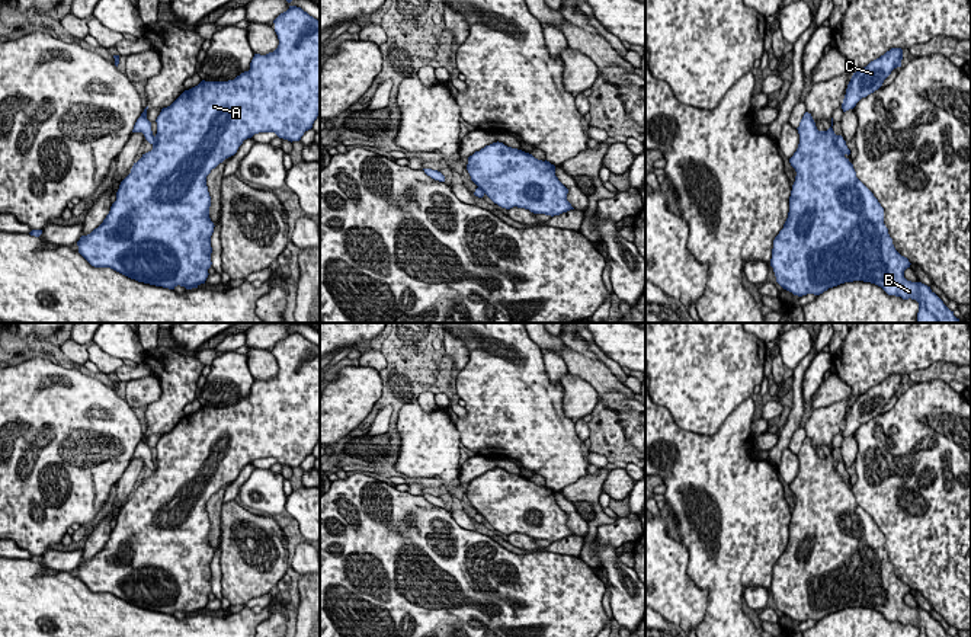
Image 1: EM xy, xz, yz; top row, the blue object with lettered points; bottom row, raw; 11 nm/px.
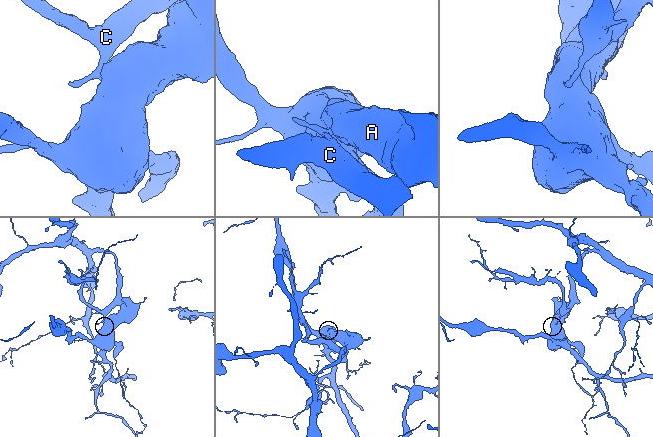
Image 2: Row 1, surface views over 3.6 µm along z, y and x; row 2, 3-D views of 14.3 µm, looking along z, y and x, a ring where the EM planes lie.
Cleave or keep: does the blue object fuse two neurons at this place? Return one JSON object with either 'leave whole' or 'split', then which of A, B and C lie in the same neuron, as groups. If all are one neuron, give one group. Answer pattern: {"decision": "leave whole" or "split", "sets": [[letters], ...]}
{"decision": "split", "sets": [["A", "B"], ["C"]]}

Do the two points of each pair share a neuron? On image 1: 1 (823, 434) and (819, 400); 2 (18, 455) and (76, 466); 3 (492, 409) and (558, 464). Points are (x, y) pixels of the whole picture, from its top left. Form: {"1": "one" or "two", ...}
{"1": "two", "2": "one", "3": "one"}

